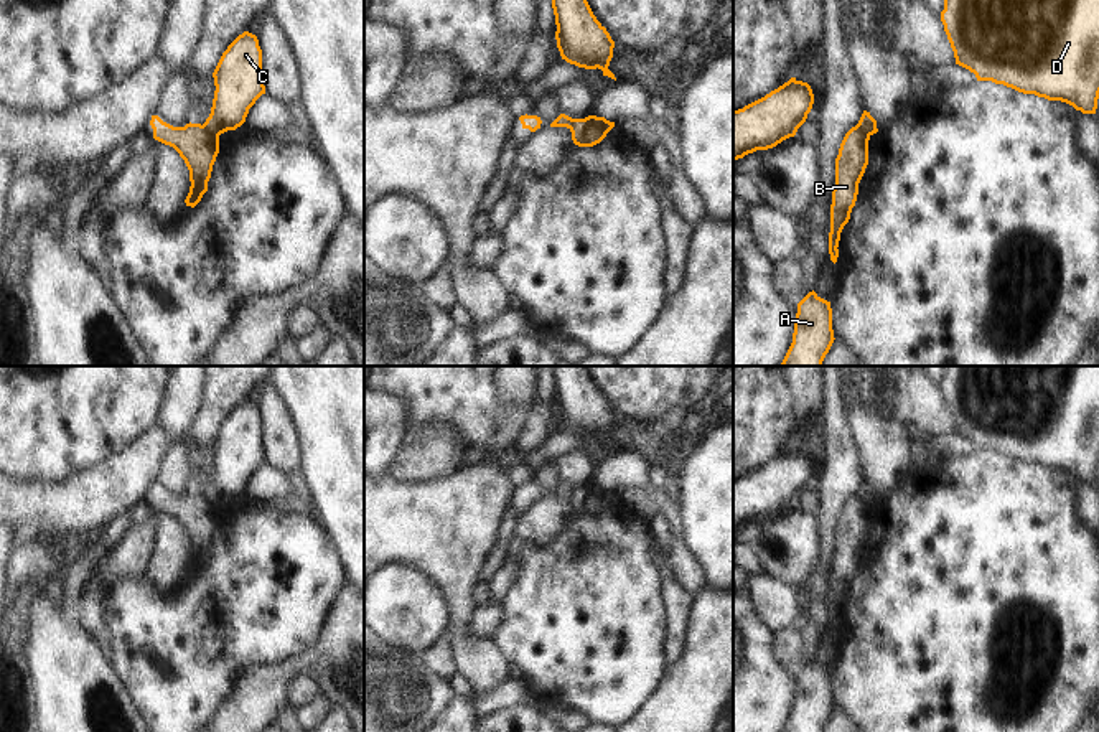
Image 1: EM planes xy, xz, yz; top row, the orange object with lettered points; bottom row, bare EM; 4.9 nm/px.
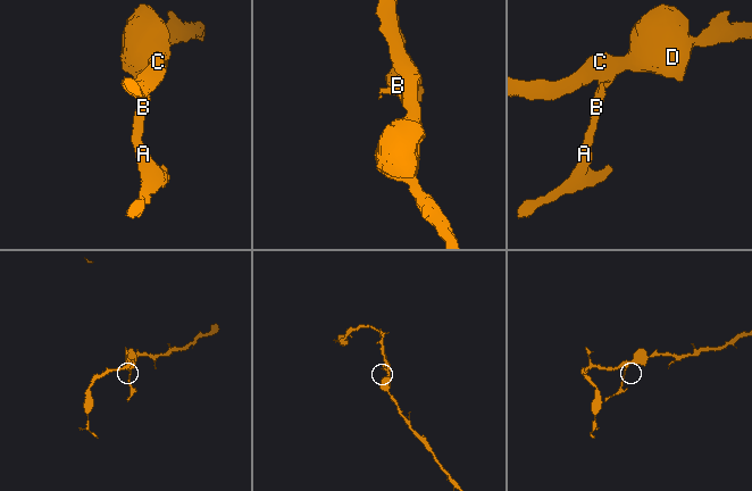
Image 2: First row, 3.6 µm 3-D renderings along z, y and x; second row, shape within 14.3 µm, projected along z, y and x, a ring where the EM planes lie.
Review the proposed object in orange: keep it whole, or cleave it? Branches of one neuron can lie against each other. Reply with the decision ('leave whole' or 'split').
split

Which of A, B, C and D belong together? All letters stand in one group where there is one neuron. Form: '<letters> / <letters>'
A B / C D

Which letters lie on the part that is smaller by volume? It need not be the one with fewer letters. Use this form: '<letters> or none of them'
A, B

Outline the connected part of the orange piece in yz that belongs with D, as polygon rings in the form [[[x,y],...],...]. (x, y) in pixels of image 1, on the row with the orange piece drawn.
[[[944,0],[941,21],[954,51],[956,64],[974,73],[977,81],[992,81],[1023,94],[1066,102],[1083,114],[1096,114],[1099,99],[1099,0]]]

